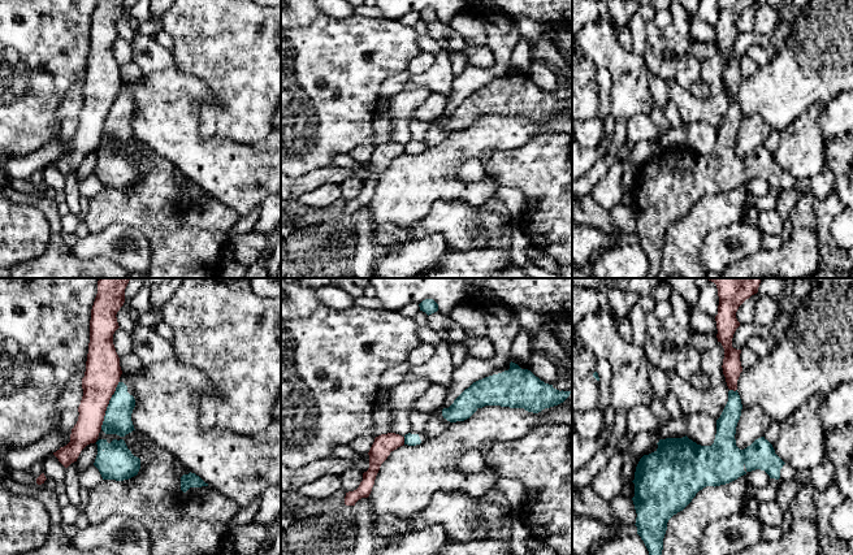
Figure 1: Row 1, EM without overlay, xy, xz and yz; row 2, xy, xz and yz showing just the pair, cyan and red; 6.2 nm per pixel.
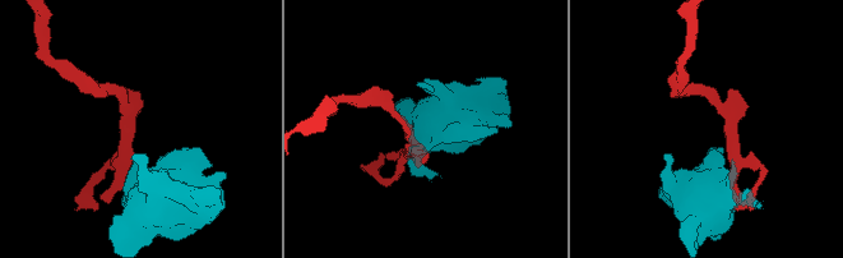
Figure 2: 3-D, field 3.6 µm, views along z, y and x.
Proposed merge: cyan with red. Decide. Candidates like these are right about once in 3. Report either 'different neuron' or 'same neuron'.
different neuron

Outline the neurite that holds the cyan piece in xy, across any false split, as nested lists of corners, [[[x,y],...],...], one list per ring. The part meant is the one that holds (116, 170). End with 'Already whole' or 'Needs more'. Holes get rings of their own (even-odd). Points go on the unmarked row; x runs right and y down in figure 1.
[[[99,148],[96,153],[98,164],[94,174],[99,178],[103,188],[124,190],[138,183],[140,168],[131,162],[124,148],[113,148],[111,152],[108,152],[107,148]]]. Already whole

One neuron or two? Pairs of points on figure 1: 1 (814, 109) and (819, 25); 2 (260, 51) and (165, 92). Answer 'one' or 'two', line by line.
1: two
2: two

